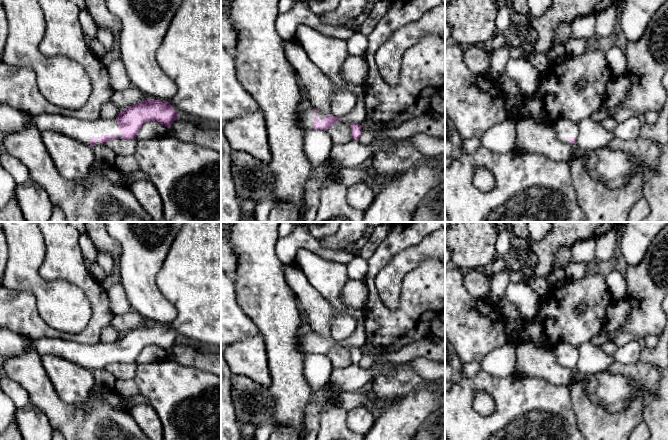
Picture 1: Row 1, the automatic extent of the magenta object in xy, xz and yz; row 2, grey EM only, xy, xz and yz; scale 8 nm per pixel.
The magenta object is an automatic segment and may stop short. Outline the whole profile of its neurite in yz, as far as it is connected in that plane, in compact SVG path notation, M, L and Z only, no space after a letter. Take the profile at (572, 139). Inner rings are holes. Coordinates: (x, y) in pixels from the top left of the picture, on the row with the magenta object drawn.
M560 118L553 124L552 128L555 136L561 142L576 147L577 139L580 135L577 123L566 118Z

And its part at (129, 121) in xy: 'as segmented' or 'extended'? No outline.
extended

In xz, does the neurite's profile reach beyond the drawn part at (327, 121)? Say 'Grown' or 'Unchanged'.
Grown

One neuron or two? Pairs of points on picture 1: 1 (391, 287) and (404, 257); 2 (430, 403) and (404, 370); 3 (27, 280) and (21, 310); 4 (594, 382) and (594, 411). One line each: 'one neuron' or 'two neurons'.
1: one neuron
2: two neurons
3: two neurons
4: two neurons

